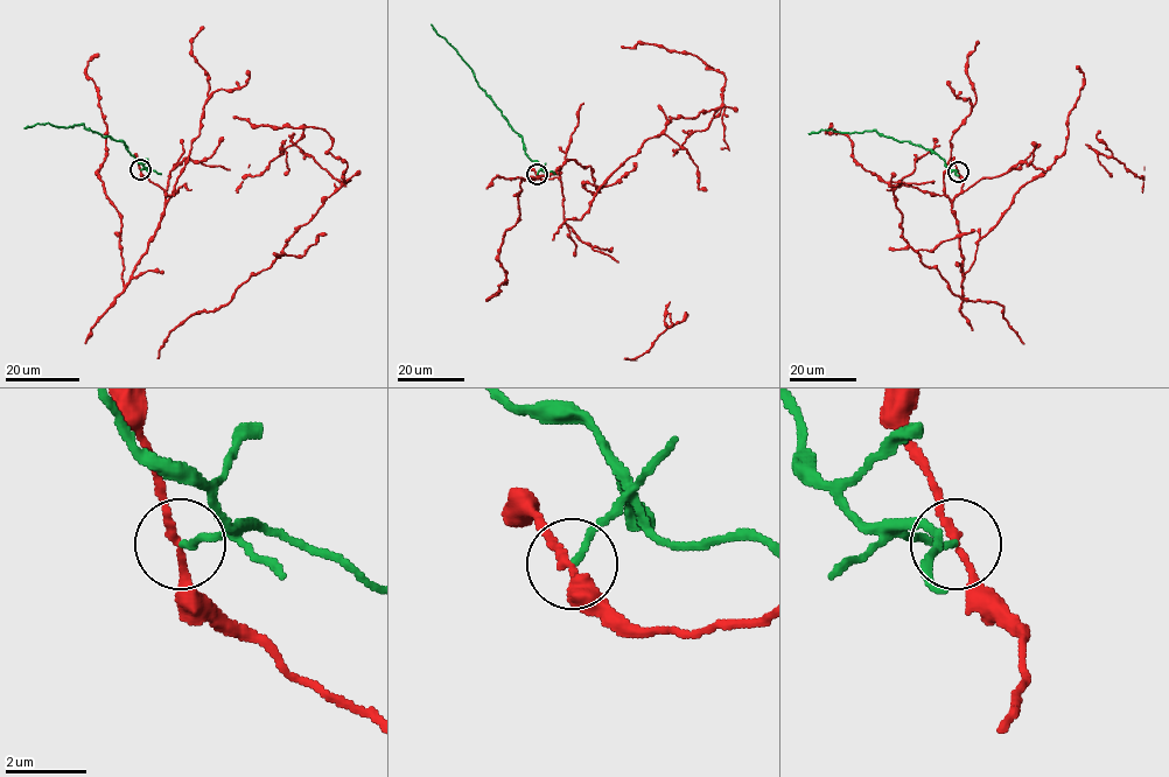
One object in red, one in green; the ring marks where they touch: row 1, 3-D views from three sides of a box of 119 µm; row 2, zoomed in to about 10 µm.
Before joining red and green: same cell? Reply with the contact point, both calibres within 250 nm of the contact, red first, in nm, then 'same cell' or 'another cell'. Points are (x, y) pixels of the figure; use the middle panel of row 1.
at (537, 174); 170 nm thick on the red side, 160 nm on the other; another cell

